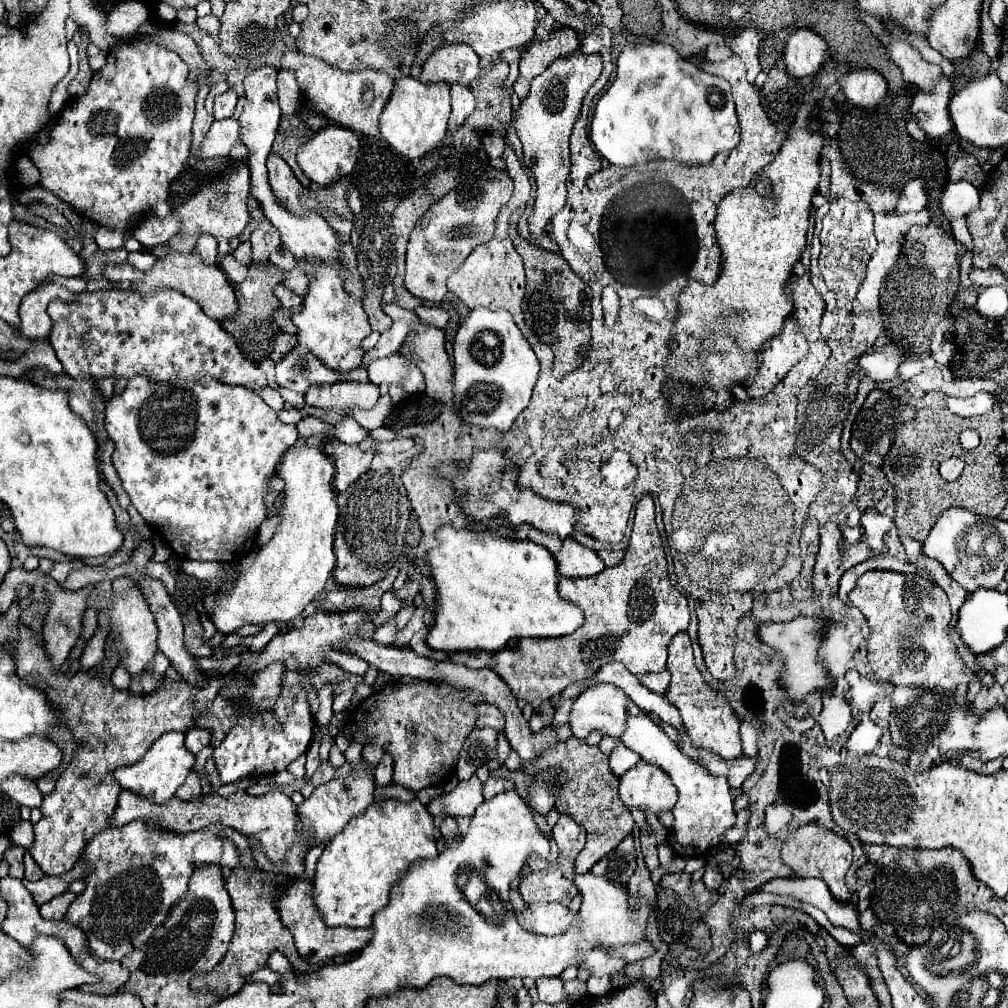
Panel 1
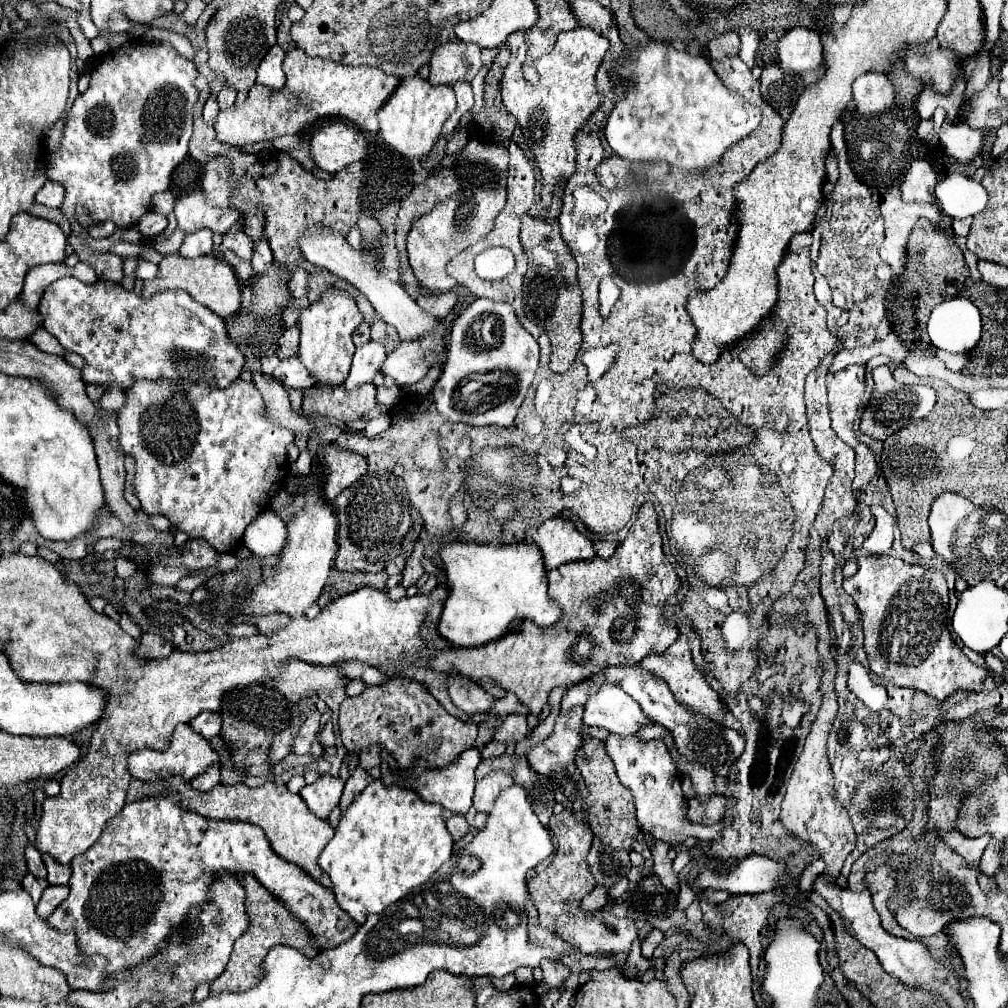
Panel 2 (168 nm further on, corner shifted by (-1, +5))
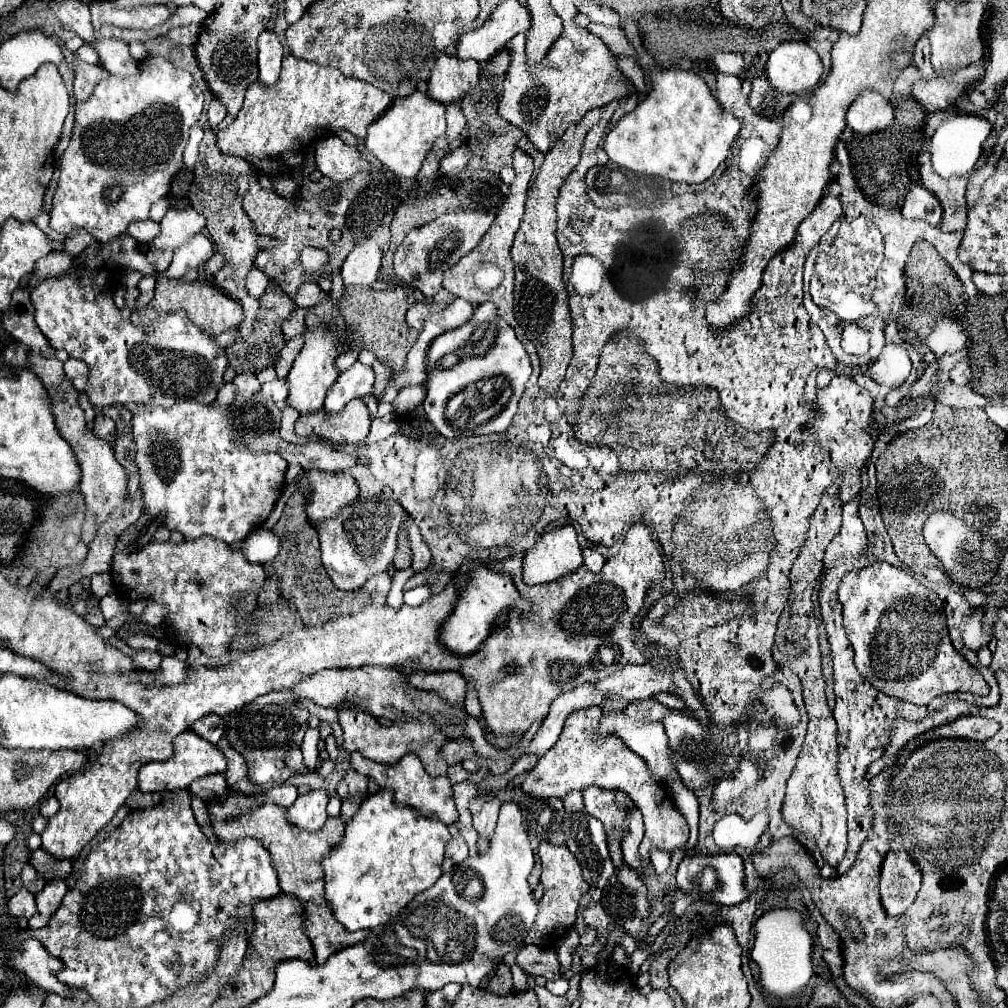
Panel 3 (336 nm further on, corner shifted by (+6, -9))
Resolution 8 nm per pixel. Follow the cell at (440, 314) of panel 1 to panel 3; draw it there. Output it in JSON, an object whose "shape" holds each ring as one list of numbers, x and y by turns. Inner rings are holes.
{"shape":[[414,304,408,308,408,314,406,314,406,322,410,328,416,328,416,330,422,330,422,324,424,324,424,318,432,312,440,312,444,308,444,304]]}

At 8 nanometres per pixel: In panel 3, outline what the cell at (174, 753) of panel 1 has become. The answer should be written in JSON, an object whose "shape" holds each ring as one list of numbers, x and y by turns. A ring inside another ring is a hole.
{"shape":[[186,730,174,738,174,754,166,762,150,762,144,764,138,772,138,788,142,792,158,792,166,794,178,788,188,788,192,780,208,776,208,774,218,774,226,770,226,758,224,754,204,738,198,738,192,730]]}

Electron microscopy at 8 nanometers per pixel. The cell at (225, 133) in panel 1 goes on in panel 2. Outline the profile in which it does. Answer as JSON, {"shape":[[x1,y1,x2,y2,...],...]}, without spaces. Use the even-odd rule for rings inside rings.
{"shape":[[301,48,287,50,283,72,287,80,281,90,255,84,245,104,219,112,215,120,217,140,235,146,265,142,283,134,297,134,323,116,341,116,369,132,379,132,375,114,399,84,397,76,389,76,375,66,347,66,329,58,311,58]]}

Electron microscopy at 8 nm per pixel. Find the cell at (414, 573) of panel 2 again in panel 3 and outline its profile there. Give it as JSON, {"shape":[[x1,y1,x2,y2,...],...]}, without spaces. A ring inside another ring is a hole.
{"shape":[[410,516,404,518,404,524,408,528,408,538,410,538,410,548,412,548,412,568,414,568,414,574,420,574,424,572,428,566,430,566,430,548,428,544,422,540,420,536,420,530,418,526,412,522]]}

